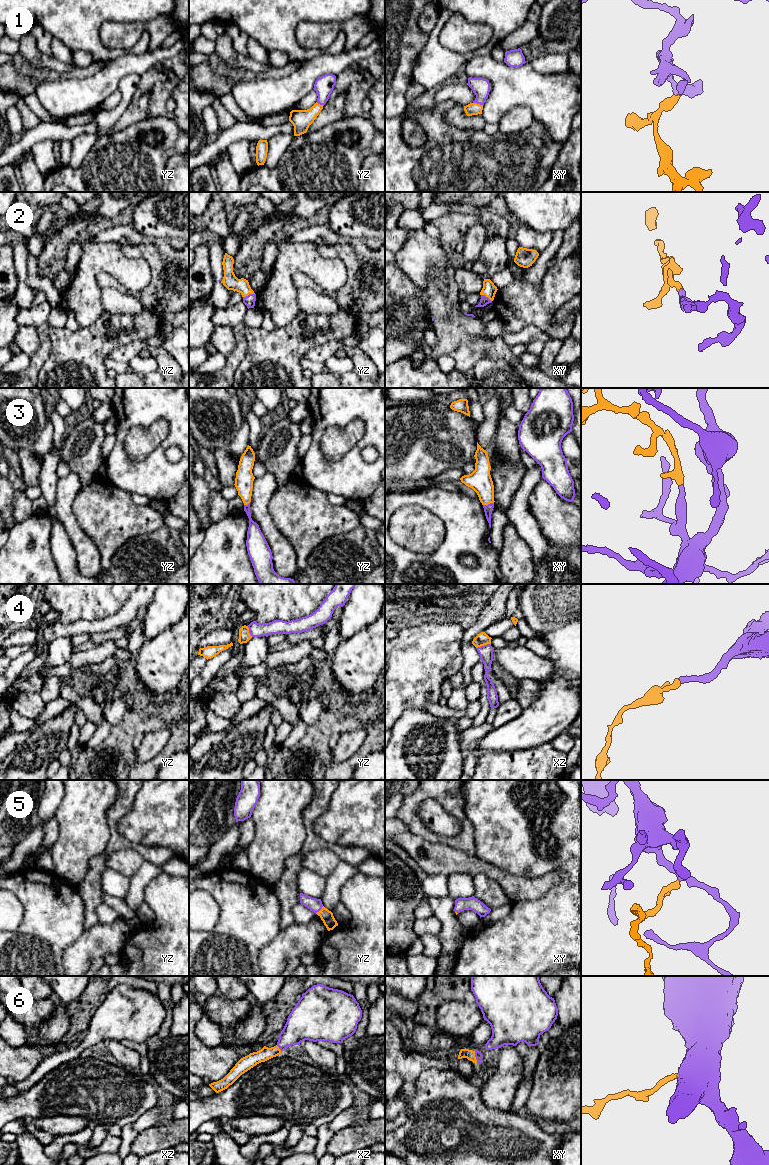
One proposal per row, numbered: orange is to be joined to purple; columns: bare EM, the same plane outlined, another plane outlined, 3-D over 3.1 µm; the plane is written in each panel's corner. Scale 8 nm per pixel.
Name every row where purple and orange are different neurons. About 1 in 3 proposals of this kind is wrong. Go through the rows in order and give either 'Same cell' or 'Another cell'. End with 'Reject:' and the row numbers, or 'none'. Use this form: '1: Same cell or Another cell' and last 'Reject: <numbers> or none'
1: Same cell
2: Same cell
3: Same cell
4: Same cell
5: Same cell
6: Same cell
Reject: none

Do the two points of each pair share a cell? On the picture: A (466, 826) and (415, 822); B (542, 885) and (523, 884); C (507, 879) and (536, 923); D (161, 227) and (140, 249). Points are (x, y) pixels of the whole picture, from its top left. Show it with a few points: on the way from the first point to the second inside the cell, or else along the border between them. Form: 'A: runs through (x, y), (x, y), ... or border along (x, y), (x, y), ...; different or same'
A: runs through (457, 840), (434, 838), (429, 835); same
B: runs through (537, 885), (528, 885); same
C: border along (544, 894), (536, 899), (520, 900), (512, 904); different
D: border along (168, 239), (157, 240); different

